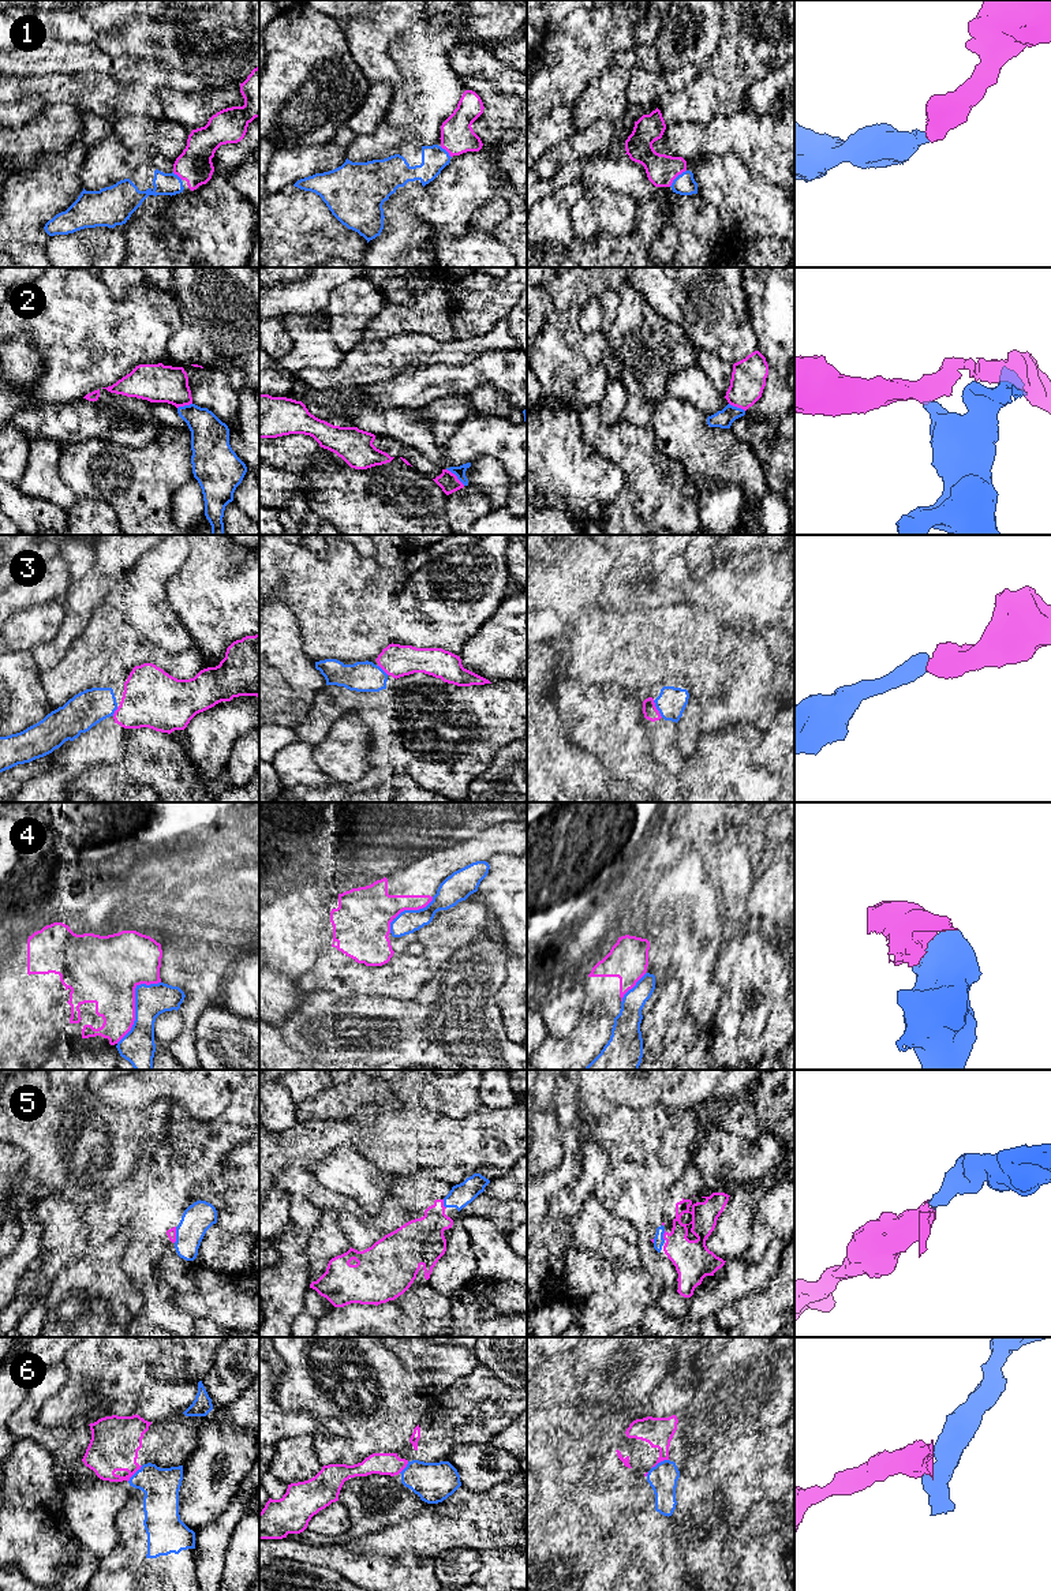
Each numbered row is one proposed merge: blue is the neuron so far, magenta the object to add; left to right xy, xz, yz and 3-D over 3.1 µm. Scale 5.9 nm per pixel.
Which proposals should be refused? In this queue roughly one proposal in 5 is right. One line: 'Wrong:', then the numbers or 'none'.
Wrong: 2, 4, 6

